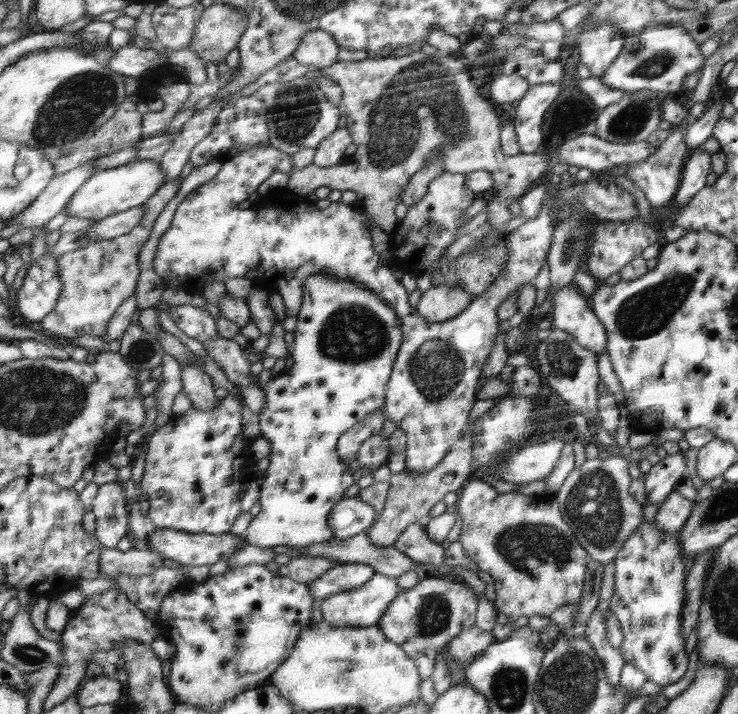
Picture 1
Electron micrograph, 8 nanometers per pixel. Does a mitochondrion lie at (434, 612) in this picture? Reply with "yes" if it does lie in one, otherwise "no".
yes

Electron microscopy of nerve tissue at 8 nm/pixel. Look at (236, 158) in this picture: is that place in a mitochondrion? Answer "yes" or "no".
no

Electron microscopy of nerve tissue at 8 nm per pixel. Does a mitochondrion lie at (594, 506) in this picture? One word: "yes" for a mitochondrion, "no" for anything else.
yes

